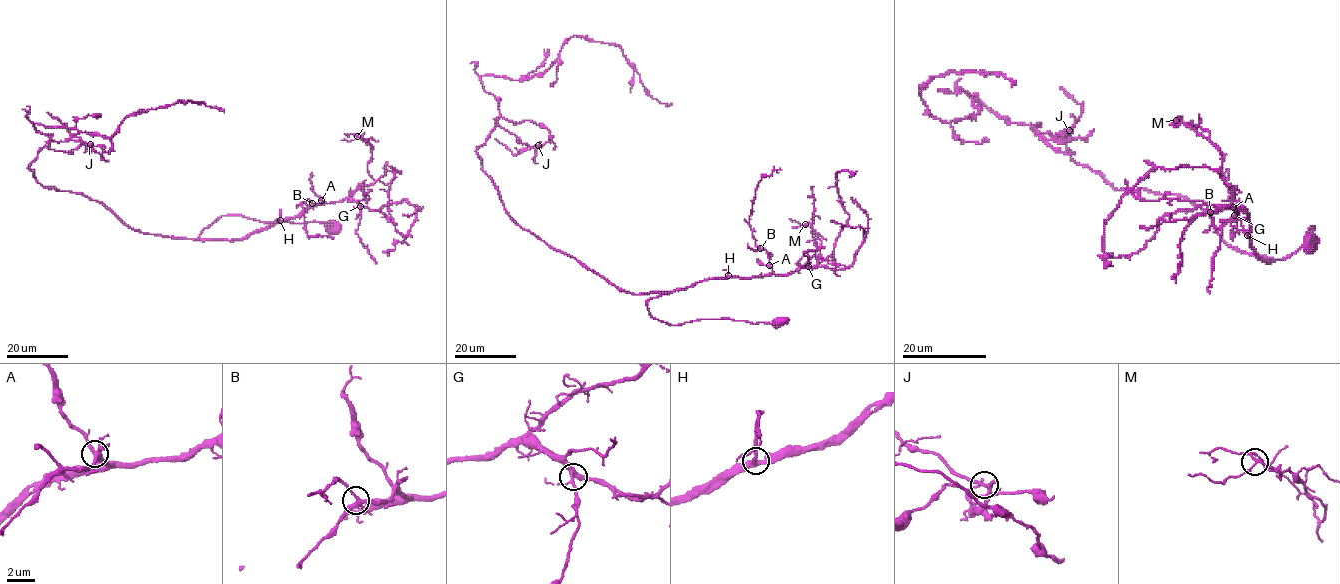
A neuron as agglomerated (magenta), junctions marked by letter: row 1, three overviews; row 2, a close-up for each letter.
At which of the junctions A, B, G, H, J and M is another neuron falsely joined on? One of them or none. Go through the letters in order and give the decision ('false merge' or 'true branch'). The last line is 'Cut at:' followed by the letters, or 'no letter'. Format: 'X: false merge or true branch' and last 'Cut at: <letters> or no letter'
A: true branch
B: true branch
G: true branch
H: true branch
J: false merge
M: true branch
Cut at: J

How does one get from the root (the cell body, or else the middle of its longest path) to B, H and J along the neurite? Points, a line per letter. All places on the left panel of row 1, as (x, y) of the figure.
B: (332, 226), (330, 222), (261, 222), (223, 215), (203, 229), (199, 238), (244, 239), (324, 203), (312, 203)
H: (332, 226), (330, 222), (261, 222), (240, 215), (223, 215), (203, 229), (199, 238), (244, 239), (280, 220)
J: (332, 226), (223, 215), (199, 236), (217, 240), (139, 232), (28, 168), (45, 146), (89, 144)

